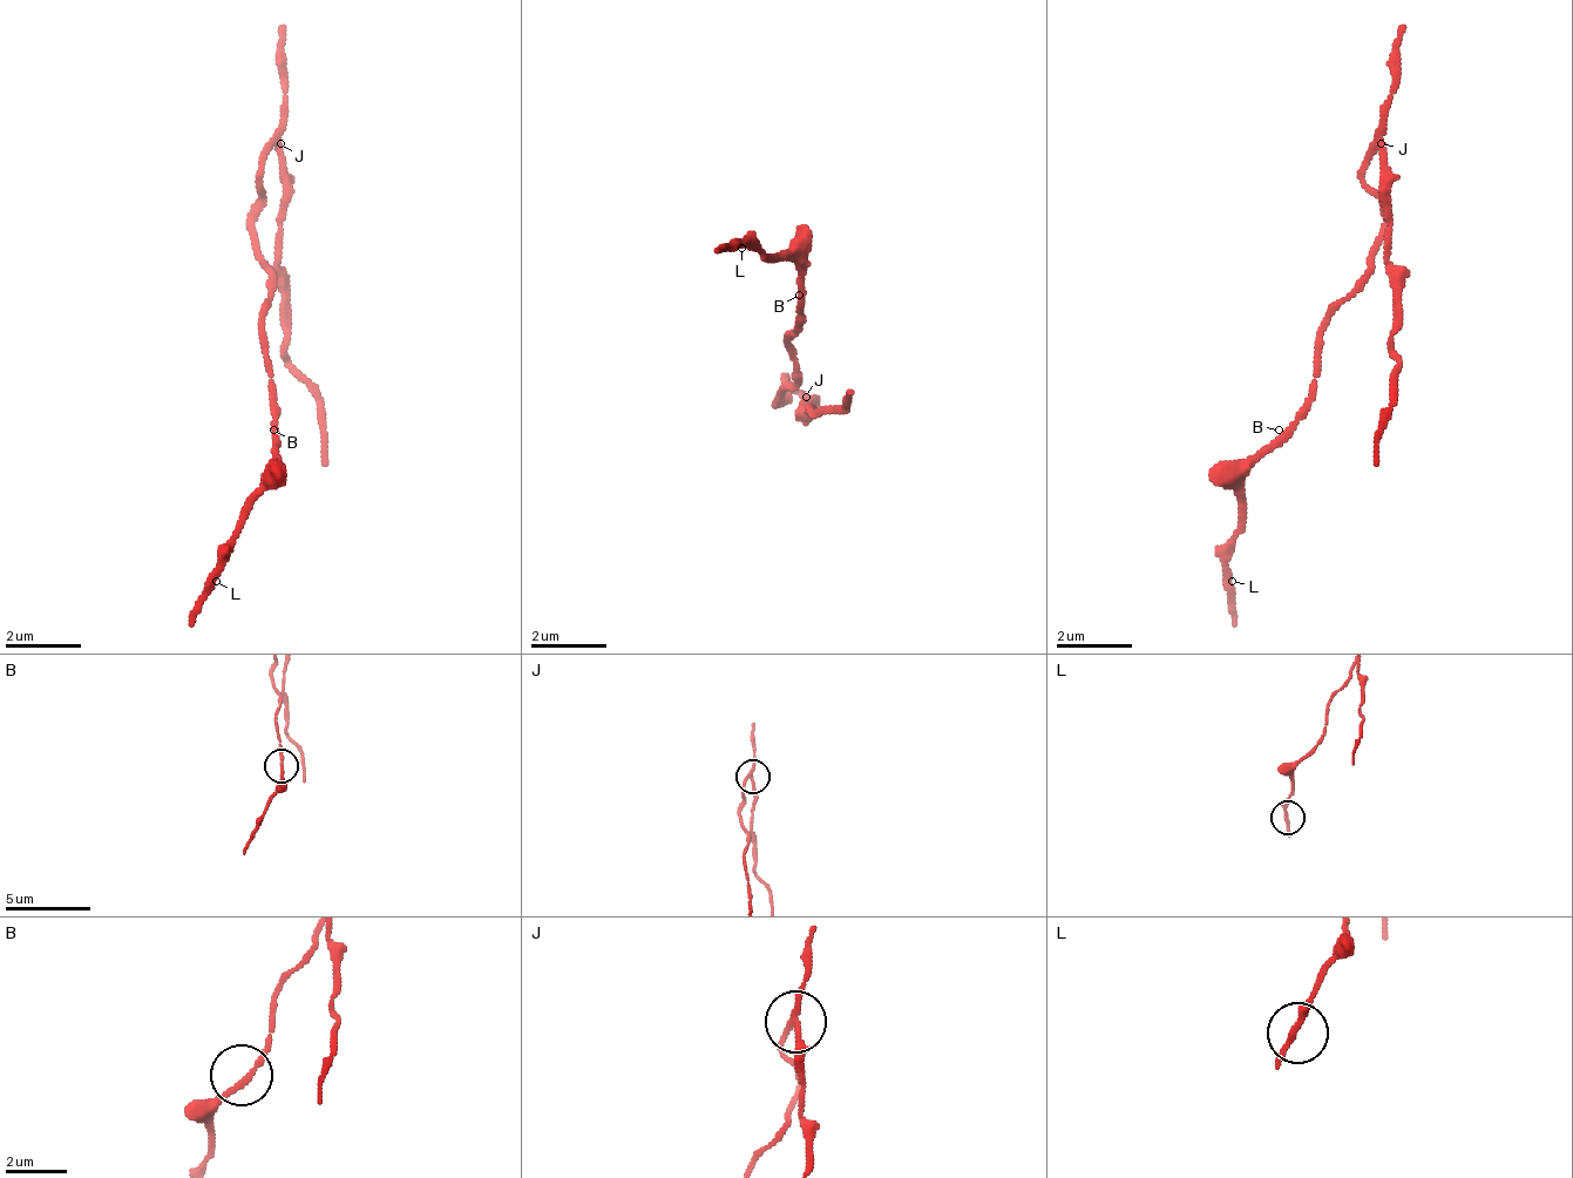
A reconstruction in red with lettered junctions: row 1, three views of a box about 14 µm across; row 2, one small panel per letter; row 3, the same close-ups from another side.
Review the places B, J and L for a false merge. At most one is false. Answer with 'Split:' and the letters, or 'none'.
Split: J

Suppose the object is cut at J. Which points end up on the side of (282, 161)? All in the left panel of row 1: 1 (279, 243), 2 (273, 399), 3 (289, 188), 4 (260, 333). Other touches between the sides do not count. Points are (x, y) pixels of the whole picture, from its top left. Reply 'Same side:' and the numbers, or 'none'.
Same side: 1, 3

